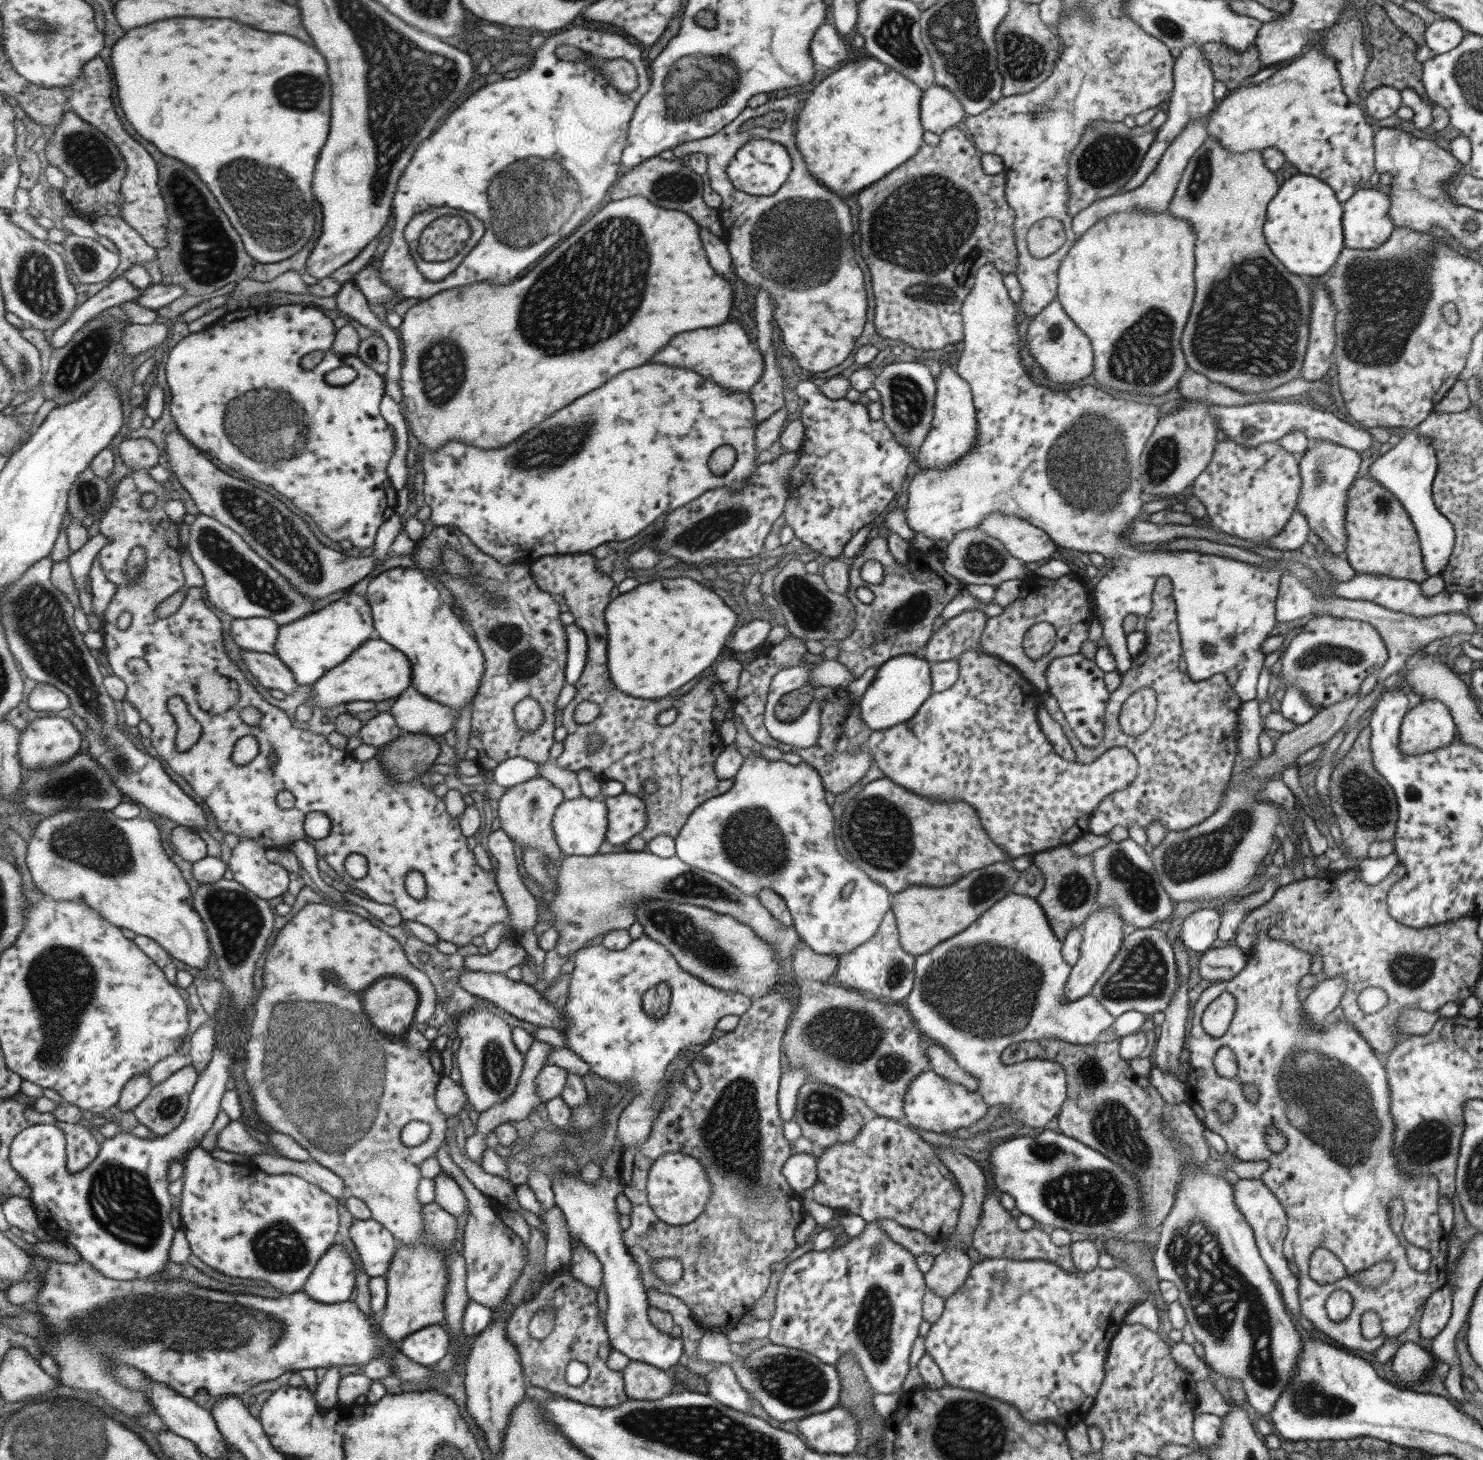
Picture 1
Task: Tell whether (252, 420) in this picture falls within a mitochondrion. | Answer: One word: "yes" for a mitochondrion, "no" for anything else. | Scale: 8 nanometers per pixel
yes

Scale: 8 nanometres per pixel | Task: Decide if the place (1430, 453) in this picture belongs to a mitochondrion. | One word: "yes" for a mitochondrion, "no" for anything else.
no

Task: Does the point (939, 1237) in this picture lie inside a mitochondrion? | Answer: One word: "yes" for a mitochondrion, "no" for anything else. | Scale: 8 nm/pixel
no

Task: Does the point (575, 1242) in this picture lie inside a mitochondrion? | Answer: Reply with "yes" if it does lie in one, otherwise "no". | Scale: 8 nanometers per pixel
no

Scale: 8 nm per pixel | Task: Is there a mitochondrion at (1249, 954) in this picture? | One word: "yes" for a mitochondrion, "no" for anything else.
no

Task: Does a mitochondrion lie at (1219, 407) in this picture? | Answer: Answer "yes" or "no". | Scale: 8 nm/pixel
no

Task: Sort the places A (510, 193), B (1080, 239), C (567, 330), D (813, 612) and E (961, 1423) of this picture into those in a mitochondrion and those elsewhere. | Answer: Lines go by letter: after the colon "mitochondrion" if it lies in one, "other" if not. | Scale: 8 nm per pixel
A: mitochondrion
B: other
C: mitochondrion
D: mitochondrion
E: mitochondrion

